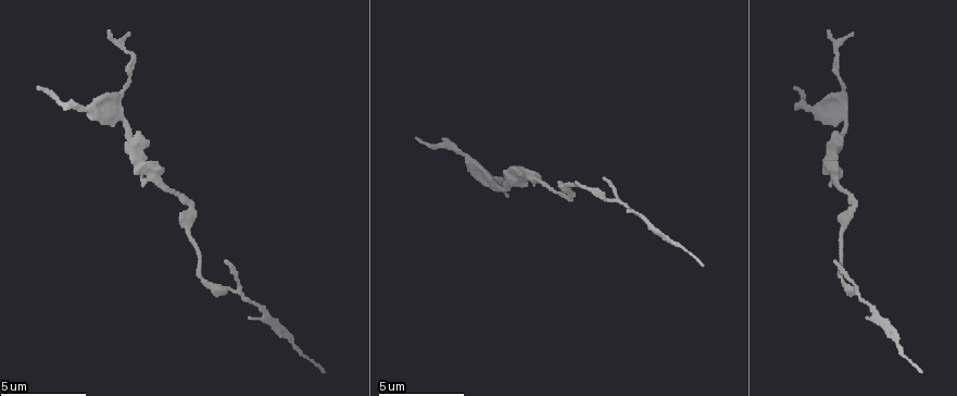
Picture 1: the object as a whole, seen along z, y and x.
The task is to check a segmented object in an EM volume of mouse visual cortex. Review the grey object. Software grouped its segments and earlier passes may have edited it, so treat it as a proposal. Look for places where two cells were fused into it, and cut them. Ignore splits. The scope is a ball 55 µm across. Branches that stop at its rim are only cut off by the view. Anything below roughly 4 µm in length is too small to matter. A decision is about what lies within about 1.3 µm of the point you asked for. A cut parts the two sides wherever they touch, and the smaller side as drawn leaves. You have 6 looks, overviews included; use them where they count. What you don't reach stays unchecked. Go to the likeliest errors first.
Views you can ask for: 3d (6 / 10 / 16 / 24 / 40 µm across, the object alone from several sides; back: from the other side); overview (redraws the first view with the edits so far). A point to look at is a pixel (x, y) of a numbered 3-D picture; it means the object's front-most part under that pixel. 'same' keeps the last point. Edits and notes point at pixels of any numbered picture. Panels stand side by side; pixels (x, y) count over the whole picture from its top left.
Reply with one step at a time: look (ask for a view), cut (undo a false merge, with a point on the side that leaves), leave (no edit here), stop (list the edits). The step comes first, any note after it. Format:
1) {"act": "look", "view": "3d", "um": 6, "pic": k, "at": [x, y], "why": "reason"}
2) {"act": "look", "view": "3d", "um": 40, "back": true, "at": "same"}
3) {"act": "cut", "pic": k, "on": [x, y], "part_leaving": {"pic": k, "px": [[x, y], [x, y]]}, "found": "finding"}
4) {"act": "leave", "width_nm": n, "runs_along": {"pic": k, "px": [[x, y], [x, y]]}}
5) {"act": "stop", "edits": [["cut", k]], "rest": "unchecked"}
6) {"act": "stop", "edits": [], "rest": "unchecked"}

{"act": "look", "view": "3d", "um": 10, "pic": 1, "at": [842, 226]}

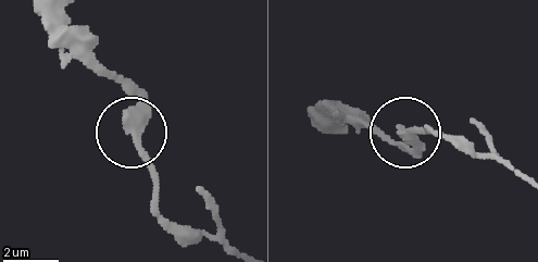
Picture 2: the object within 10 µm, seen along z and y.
{"act": "leave", "runs_along": {"pic": 2, "px": [[135, 128], [155, 194]]}, "found": "one cell here"}

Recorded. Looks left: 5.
{"act": "look", "view": "3d", "um": 16, "pic": 1, "at": [234, 289], "why": "sudden change in width"}

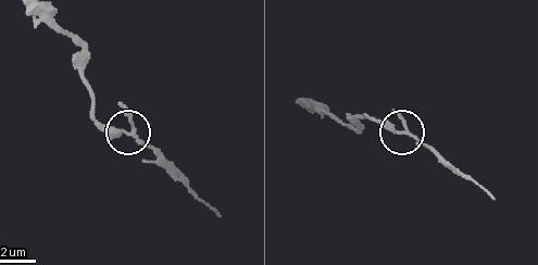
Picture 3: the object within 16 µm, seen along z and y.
{"act": "look", "view": "3d", "um": 6, "pic": 3, "at": [403, 134]}

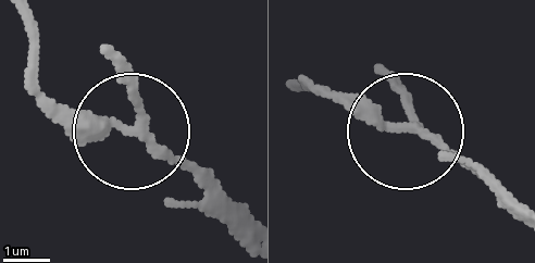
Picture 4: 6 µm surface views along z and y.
{"act": "cut", "pic": 4, "on": [165, 158], "part_leaving": {"pic": 4, "px": [[108, 120], [162, 142], [244, 225]]}, "found": "two cells meet here"}

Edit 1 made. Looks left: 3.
{"act": "look", "view": "overview"}

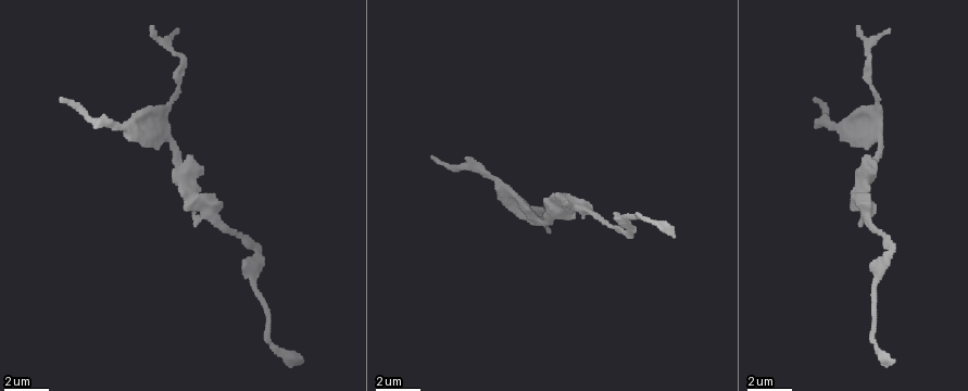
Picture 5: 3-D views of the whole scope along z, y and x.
{"act": "look", "view": "3d", "um": 16, "pic": 5, "at": [161, 109]}

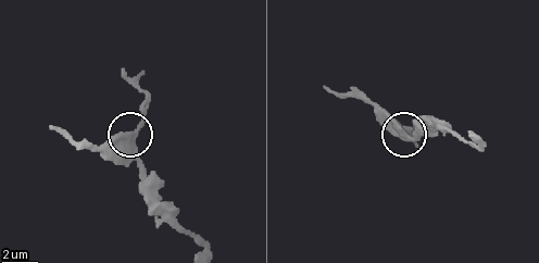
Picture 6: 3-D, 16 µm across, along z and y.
{"act": "look", "view": "3d", "um": 6, "at": "same"}

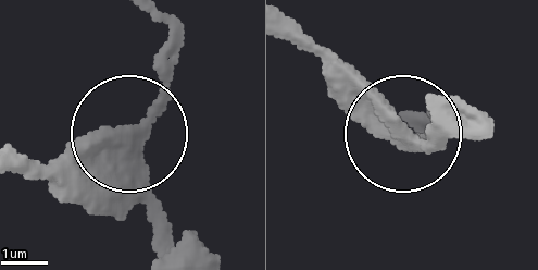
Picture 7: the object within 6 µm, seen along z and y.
{"act": "leave", "side_arm_um": 5, "found": "continuous, no second cell"}

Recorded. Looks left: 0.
{"act": "stop", "edits": [["cut", 4]], "rest": "unchecked"}

